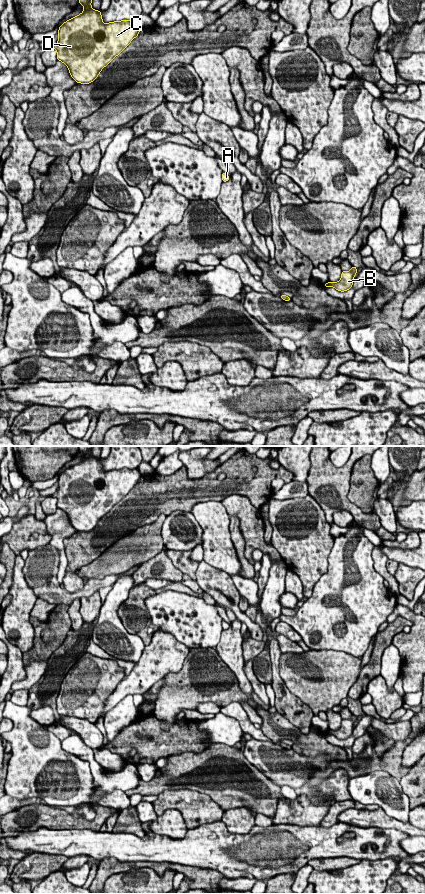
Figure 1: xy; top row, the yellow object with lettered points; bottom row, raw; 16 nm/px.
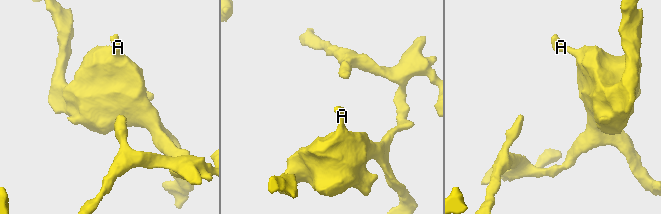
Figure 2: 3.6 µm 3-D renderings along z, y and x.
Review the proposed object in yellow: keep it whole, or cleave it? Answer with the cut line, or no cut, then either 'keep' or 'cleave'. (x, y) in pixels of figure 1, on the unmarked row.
no cut | keep

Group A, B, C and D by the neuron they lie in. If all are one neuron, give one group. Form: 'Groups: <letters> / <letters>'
Groups: A B C D

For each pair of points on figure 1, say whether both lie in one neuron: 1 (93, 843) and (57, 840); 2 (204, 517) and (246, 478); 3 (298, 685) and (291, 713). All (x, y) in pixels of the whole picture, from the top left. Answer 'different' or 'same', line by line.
1: same
2: different
3: different

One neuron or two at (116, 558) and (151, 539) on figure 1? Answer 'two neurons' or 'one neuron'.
one neuron

